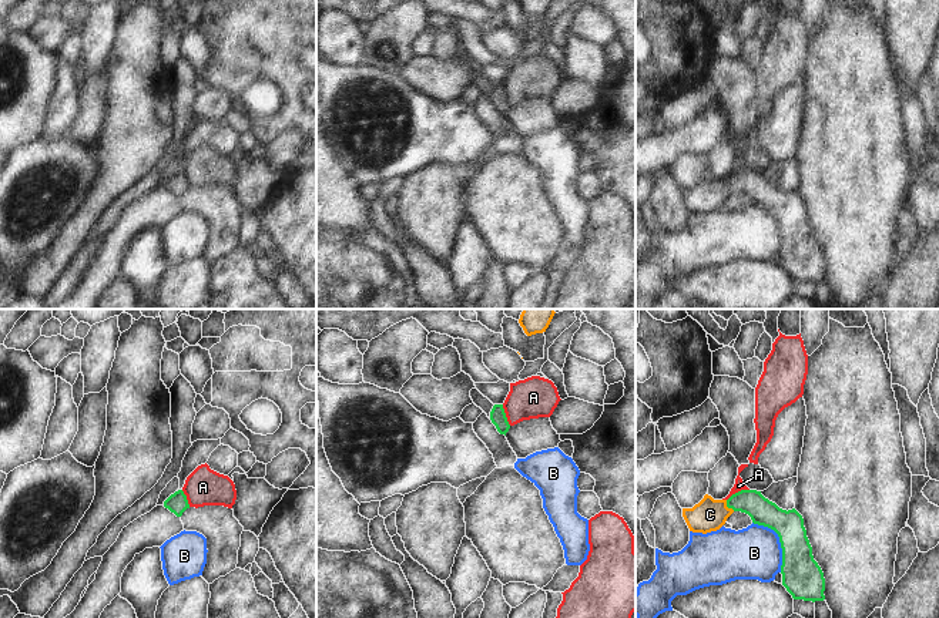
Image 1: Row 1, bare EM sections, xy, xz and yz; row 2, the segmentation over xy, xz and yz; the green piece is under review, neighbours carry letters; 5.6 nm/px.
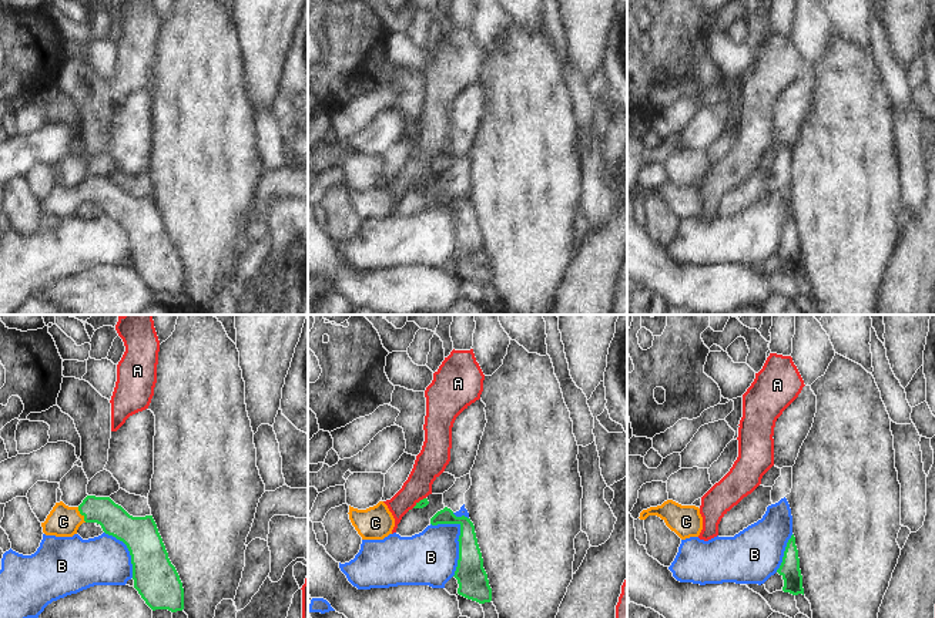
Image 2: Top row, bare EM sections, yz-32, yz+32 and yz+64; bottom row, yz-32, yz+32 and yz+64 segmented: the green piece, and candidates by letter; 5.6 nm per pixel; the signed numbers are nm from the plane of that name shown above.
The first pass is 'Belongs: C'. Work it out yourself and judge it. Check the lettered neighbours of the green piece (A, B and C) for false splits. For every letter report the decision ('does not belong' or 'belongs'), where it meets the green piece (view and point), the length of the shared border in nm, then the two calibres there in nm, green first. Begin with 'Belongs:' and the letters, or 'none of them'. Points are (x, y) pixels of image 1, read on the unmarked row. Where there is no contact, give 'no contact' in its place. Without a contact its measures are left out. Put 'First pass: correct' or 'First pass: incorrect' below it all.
Belongs: C
A: does not belong; contact yz (738, 173); length 140 nm; calibres 150 and 60 nm
B: does not belong; contact yz (780, 222); length 340 nm; calibres 220 and 300 nm
C: belongs; contact yz (728, 188); length 80 nm; calibres 150 and 180 nm
First pass: correct

